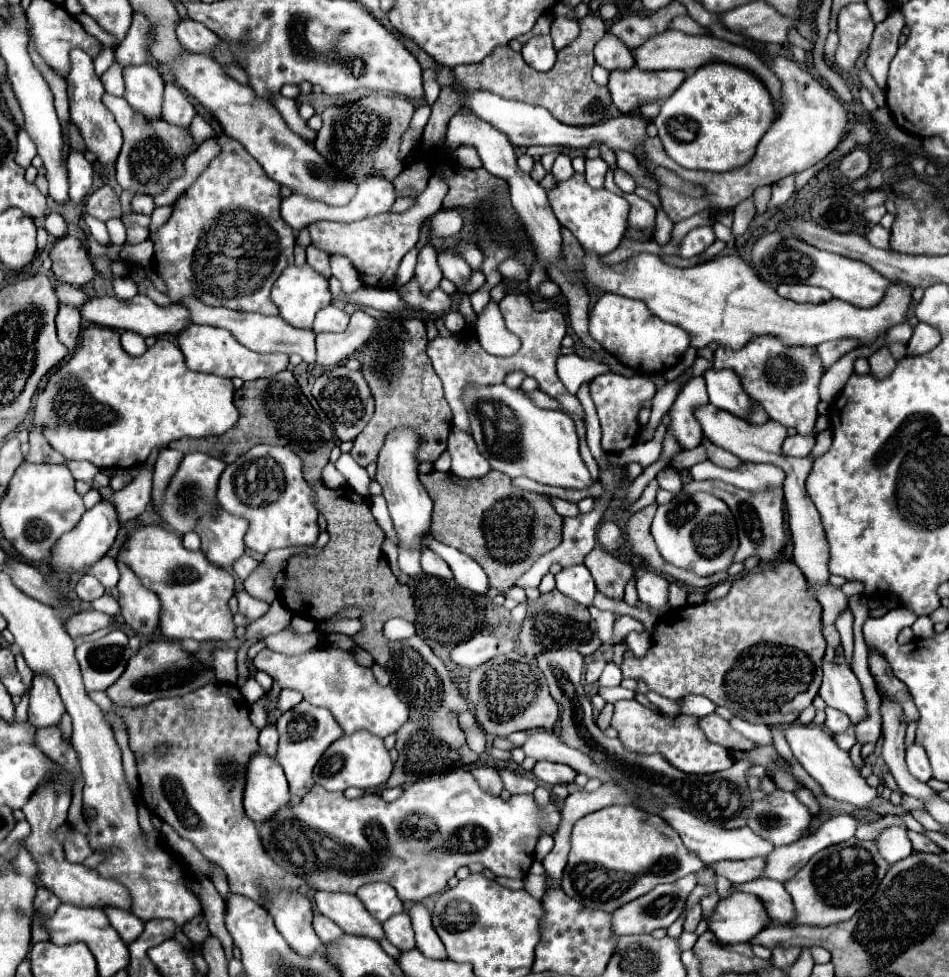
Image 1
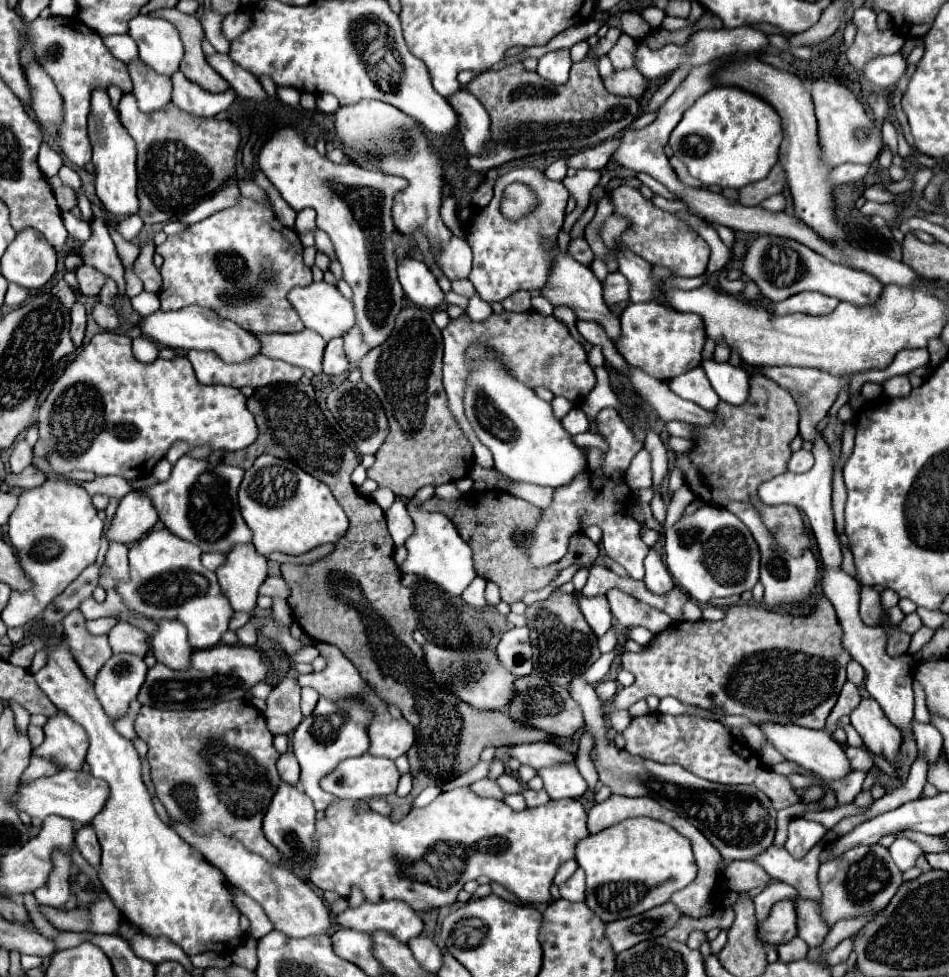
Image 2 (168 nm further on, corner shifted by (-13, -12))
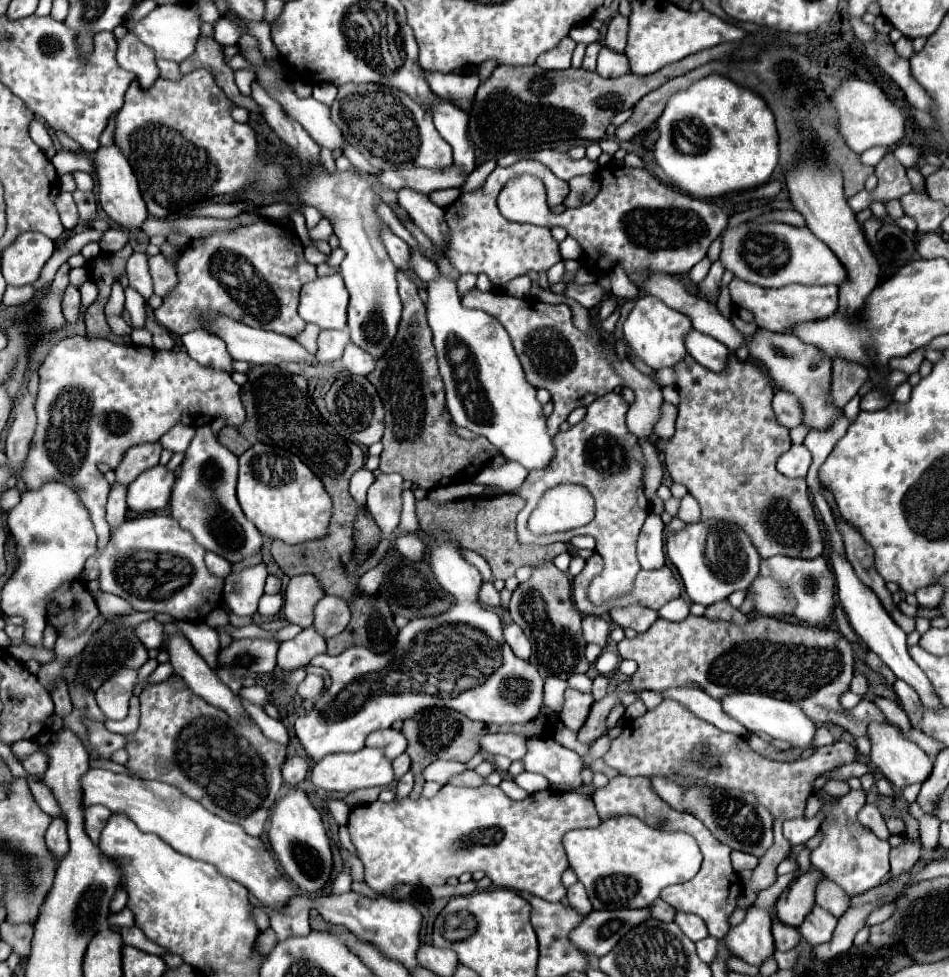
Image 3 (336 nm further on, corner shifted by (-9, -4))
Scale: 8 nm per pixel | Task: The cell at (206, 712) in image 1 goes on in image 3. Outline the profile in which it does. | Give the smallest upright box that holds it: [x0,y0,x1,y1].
[125,675,285,837]

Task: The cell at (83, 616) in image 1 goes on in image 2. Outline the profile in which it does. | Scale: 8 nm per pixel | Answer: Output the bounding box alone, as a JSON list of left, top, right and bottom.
[107,621,147,657]

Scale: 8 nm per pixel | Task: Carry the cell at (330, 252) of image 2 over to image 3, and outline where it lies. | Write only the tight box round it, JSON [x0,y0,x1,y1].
[309,219,333,241]

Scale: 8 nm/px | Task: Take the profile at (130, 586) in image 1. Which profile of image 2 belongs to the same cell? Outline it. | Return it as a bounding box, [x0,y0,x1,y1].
[149,619,193,667]

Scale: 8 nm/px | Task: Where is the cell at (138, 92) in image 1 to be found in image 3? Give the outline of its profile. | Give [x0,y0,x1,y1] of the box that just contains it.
[117,33,159,87]

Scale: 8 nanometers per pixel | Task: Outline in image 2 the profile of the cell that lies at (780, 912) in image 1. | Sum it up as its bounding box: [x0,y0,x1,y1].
[795,899,829,947]

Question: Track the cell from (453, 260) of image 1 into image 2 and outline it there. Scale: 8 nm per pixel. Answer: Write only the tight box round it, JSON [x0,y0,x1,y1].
[439,237,471,281]

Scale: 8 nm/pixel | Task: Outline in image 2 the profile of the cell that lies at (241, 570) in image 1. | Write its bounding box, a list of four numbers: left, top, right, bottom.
[259,575,289,599]

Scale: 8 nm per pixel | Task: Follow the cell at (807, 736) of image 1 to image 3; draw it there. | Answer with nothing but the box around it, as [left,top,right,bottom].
[721,693,815,747]

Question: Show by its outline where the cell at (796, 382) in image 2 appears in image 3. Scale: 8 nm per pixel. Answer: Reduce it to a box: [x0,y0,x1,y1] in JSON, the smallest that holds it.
[773,391,801,429]

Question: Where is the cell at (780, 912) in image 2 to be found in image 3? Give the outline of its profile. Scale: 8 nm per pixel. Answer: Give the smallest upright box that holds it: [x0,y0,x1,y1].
[775,869,823,927]

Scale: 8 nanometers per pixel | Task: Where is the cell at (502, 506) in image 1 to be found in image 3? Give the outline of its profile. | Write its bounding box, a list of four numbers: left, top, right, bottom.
[417,495,567,579]

